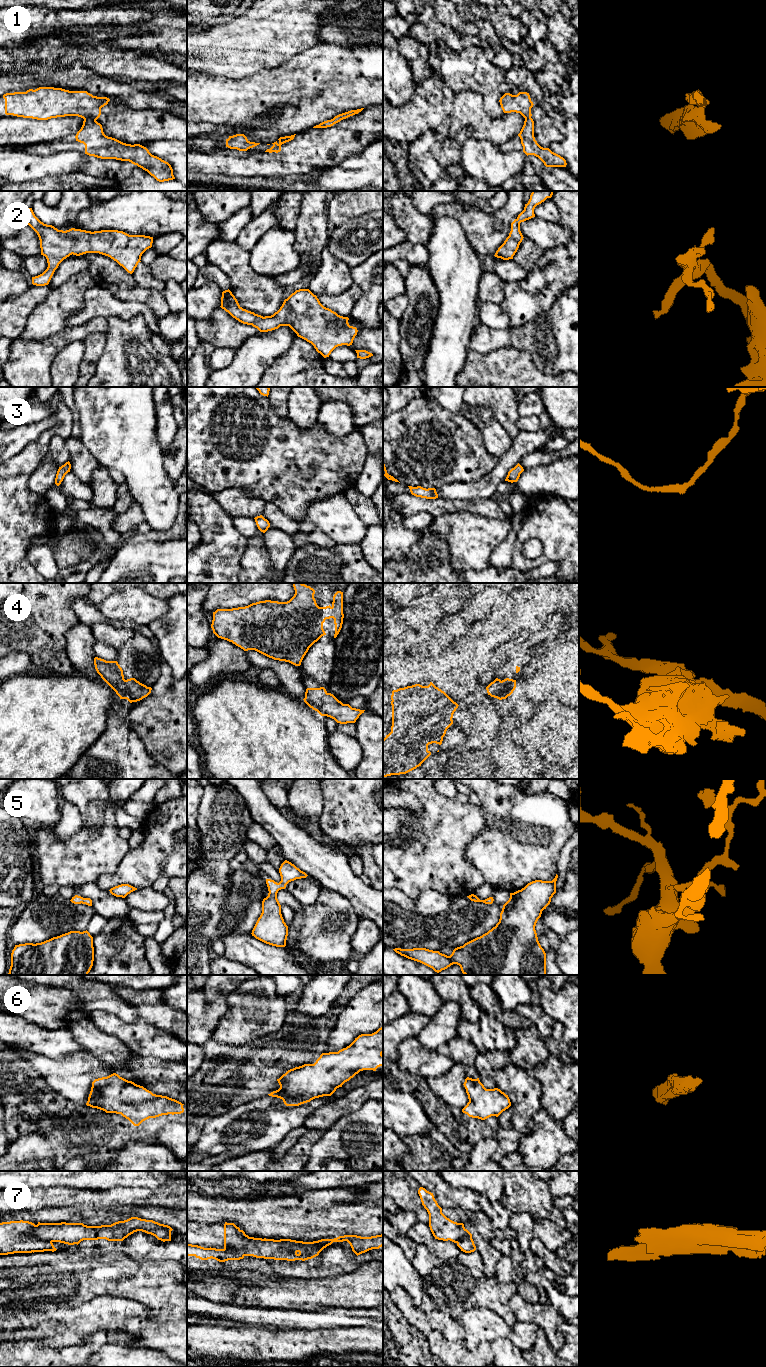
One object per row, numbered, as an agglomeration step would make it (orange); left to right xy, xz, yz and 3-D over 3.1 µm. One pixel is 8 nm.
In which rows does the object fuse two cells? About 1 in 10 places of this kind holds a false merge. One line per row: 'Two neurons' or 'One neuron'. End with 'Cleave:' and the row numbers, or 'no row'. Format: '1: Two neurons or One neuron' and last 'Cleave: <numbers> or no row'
1: Two neurons
2: One neuron
3: One neuron
4: One neuron
5: One neuron
6: One neuron
7: Two neurons
Cleave: 1, 7

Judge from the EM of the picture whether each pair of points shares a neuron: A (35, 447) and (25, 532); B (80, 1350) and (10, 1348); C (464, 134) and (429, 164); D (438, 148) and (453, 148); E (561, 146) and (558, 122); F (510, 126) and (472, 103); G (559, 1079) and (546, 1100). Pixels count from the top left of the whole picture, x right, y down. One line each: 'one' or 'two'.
A: one
B: one
C: one
D: one
E: two
F: one
G: one

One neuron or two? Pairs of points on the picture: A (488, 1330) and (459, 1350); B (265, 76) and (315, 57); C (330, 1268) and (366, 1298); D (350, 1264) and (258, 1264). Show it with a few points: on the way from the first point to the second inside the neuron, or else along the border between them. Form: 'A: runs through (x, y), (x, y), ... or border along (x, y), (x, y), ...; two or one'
A: border along (463, 1340), (468, 1349), (471, 1351), (476, 1350); two
B: runs through (277, 76), (296, 76), (303, 69); one
C: border along (358, 1265), (348, 1272), (315, 1279); two
D: runs through (327, 1264), (316, 1269), (281, 1269); one

